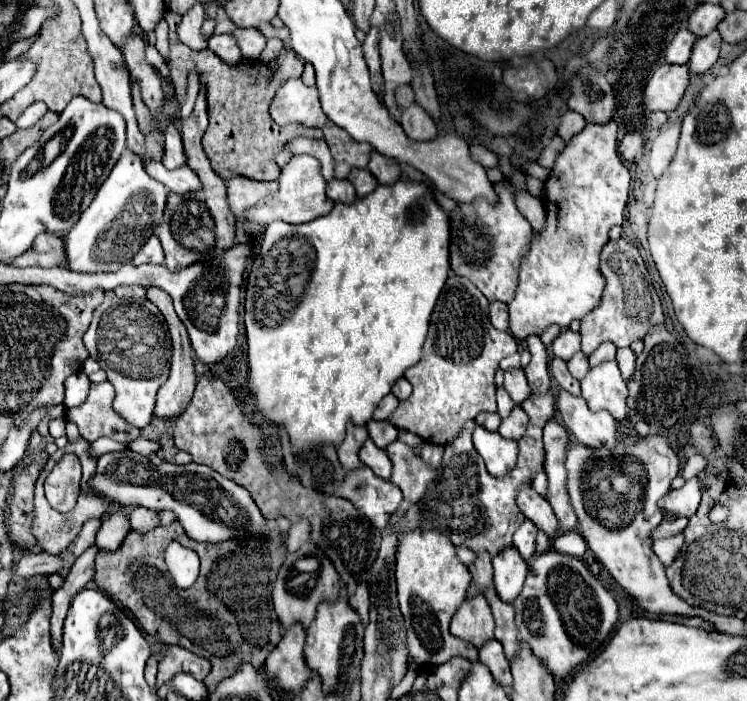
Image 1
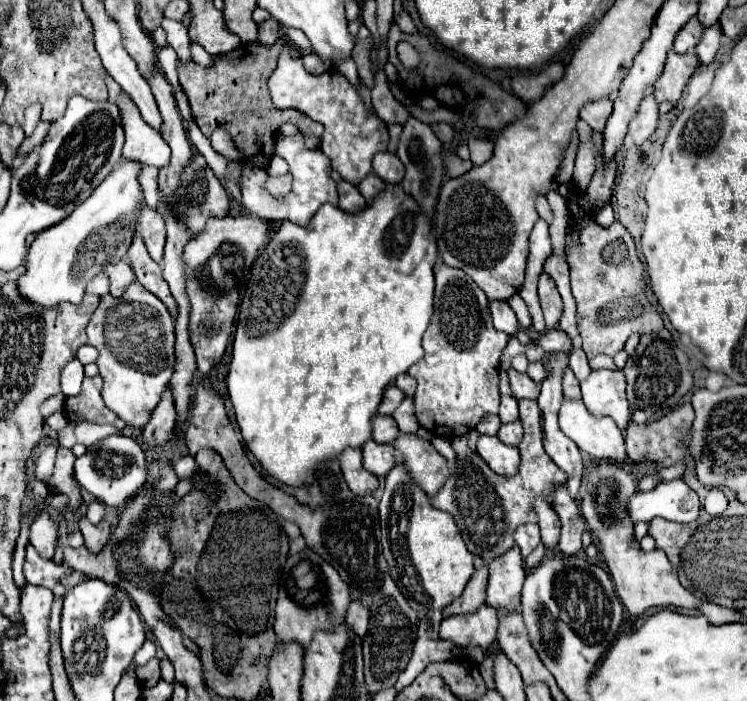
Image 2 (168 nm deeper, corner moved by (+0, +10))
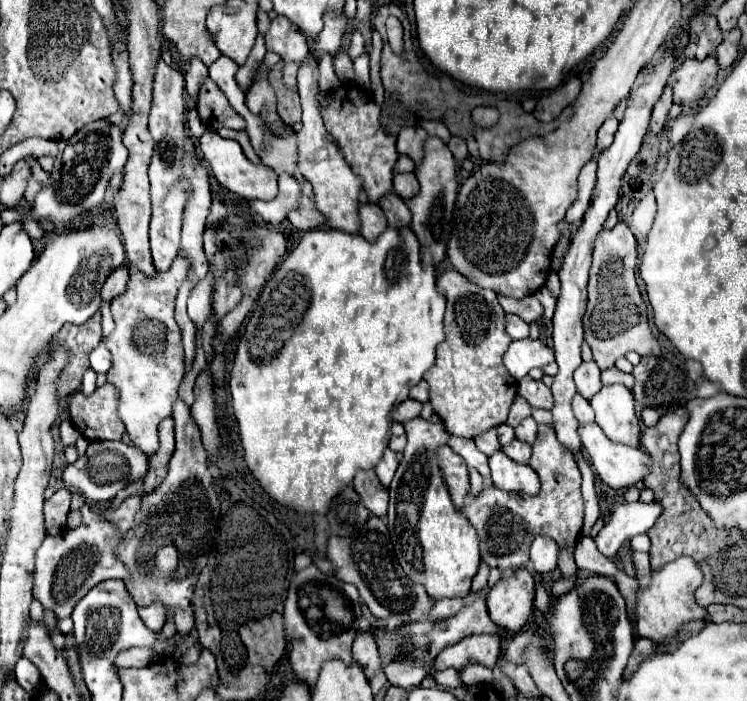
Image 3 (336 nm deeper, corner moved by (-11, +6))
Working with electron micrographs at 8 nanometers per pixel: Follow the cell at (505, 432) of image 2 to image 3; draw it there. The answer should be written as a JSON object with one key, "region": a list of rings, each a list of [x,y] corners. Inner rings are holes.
{"region":[[[513,439],[507,447],[503,447],[503,451],[517,463],[529,463],[529,459],[531,459],[531,445],[525,441],[519,441],[519,439]]]}

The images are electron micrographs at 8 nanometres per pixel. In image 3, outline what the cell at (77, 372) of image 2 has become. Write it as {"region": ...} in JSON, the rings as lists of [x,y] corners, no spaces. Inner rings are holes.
{"region":[[[87,369],[85,375],[83,375],[83,383],[81,383],[81,393],[85,395],[91,395],[95,391],[95,377],[97,373],[93,369]]]}

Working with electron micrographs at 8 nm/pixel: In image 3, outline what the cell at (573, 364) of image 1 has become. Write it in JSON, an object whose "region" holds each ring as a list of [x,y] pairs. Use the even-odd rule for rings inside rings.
{"region":[[[589,361],[589,363],[581,363],[579,369],[575,371],[575,385],[577,385],[577,391],[591,399],[599,389],[601,389],[601,371],[597,369],[597,363],[595,361]]]}

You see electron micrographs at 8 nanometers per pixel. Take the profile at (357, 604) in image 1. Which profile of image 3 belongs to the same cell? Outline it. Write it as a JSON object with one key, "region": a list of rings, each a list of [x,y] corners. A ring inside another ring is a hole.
{"region":[[[369,629],[357,633],[357,637],[353,641],[353,659],[359,665],[363,665],[365,673],[367,673],[367,679],[371,679],[375,675],[375,671],[381,667],[377,641],[375,641],[375,635]]]}

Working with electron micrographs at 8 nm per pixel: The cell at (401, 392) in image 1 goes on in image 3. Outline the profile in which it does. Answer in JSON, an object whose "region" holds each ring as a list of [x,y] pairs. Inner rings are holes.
{"region":[[[421,379],[421,381],[411,389],[409,397],[415,399],[415,401],[419,401],[419,403],[427,403],[427,401],[429,401],[429,385],[427,385],[427,381]]]}

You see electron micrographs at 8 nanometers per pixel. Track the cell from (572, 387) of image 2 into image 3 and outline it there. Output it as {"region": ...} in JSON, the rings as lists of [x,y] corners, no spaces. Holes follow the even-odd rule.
{"region":[[[579,393],[573,397],[573,411],[575,411],[575,417],[577,417],[577,421],[579,421],[581,425],[583,425],[583,423],[591,423],[591,421],[595,419],[589,401],[587,401],[583,395],[579,395]]]}

